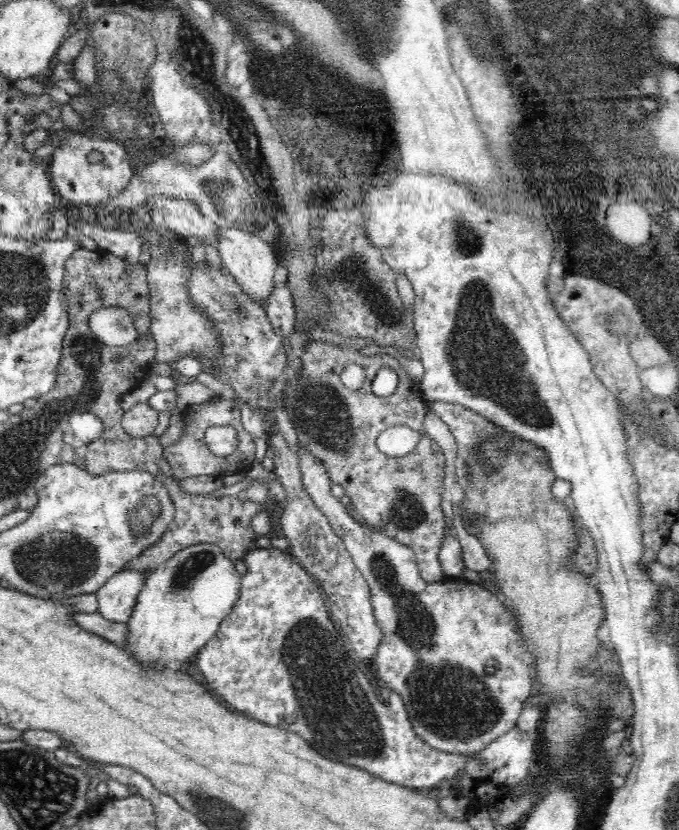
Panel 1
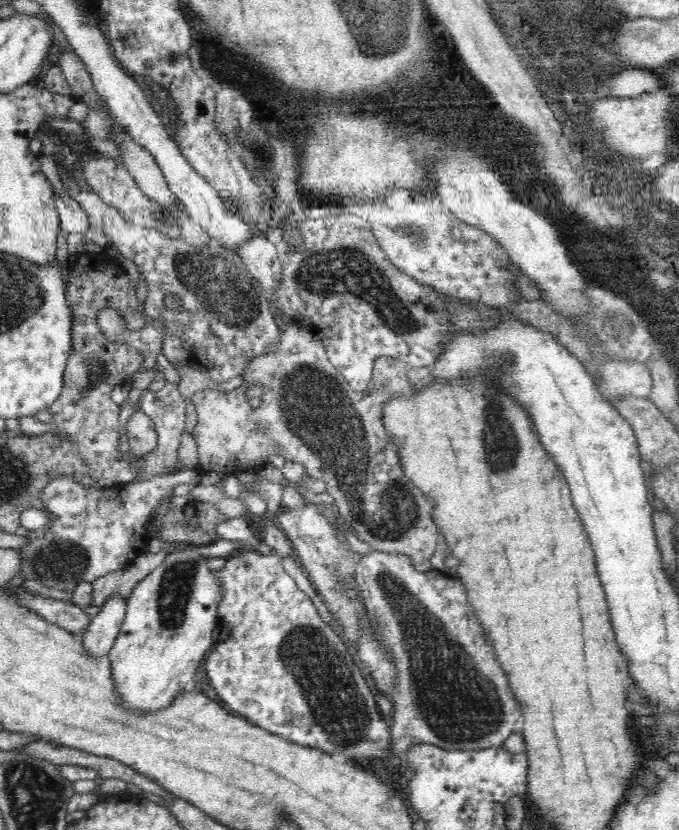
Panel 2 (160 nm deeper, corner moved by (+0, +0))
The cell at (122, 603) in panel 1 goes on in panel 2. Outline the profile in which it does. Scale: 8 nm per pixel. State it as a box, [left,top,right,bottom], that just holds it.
[81,598,127,658]

